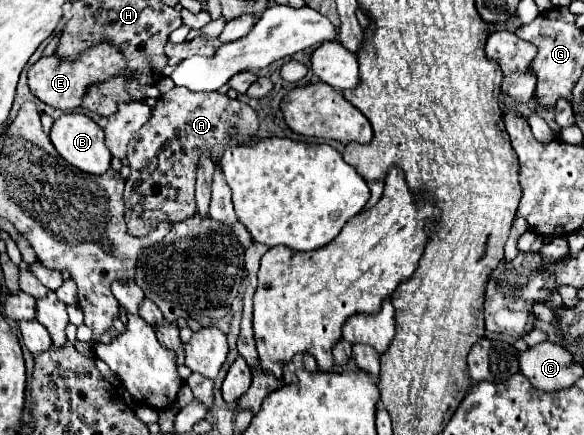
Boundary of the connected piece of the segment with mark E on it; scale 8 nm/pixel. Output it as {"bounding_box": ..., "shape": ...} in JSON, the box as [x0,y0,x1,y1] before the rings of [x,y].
{"bounding_box":[28,44,160,110],"shape":[[[98,44],[92,46],[90,50],[84,50],[80,58],[76,60],[68,60],[68,58],[60,58],[56,54],[40,58],[38,62],[34,62],[28,70],[28,84],[30,90],[36,98],[40,98],[44,104],[58,108],[58,110],[74,110],[78,106],[82,106],[82,98],[86,96],[90,86],[96,86],[100,82],[106,82],[108,78],[114,76],[124,76],[126,78],[126,92],[134,98],[134,100],[146,100],[146,98],[160,98],[160,92],[156,86],[140,86],[134,78],[132,72],[128,72],[126,68],[126,58],[120,50],[116,50],[116,46],[112,44]]]}

